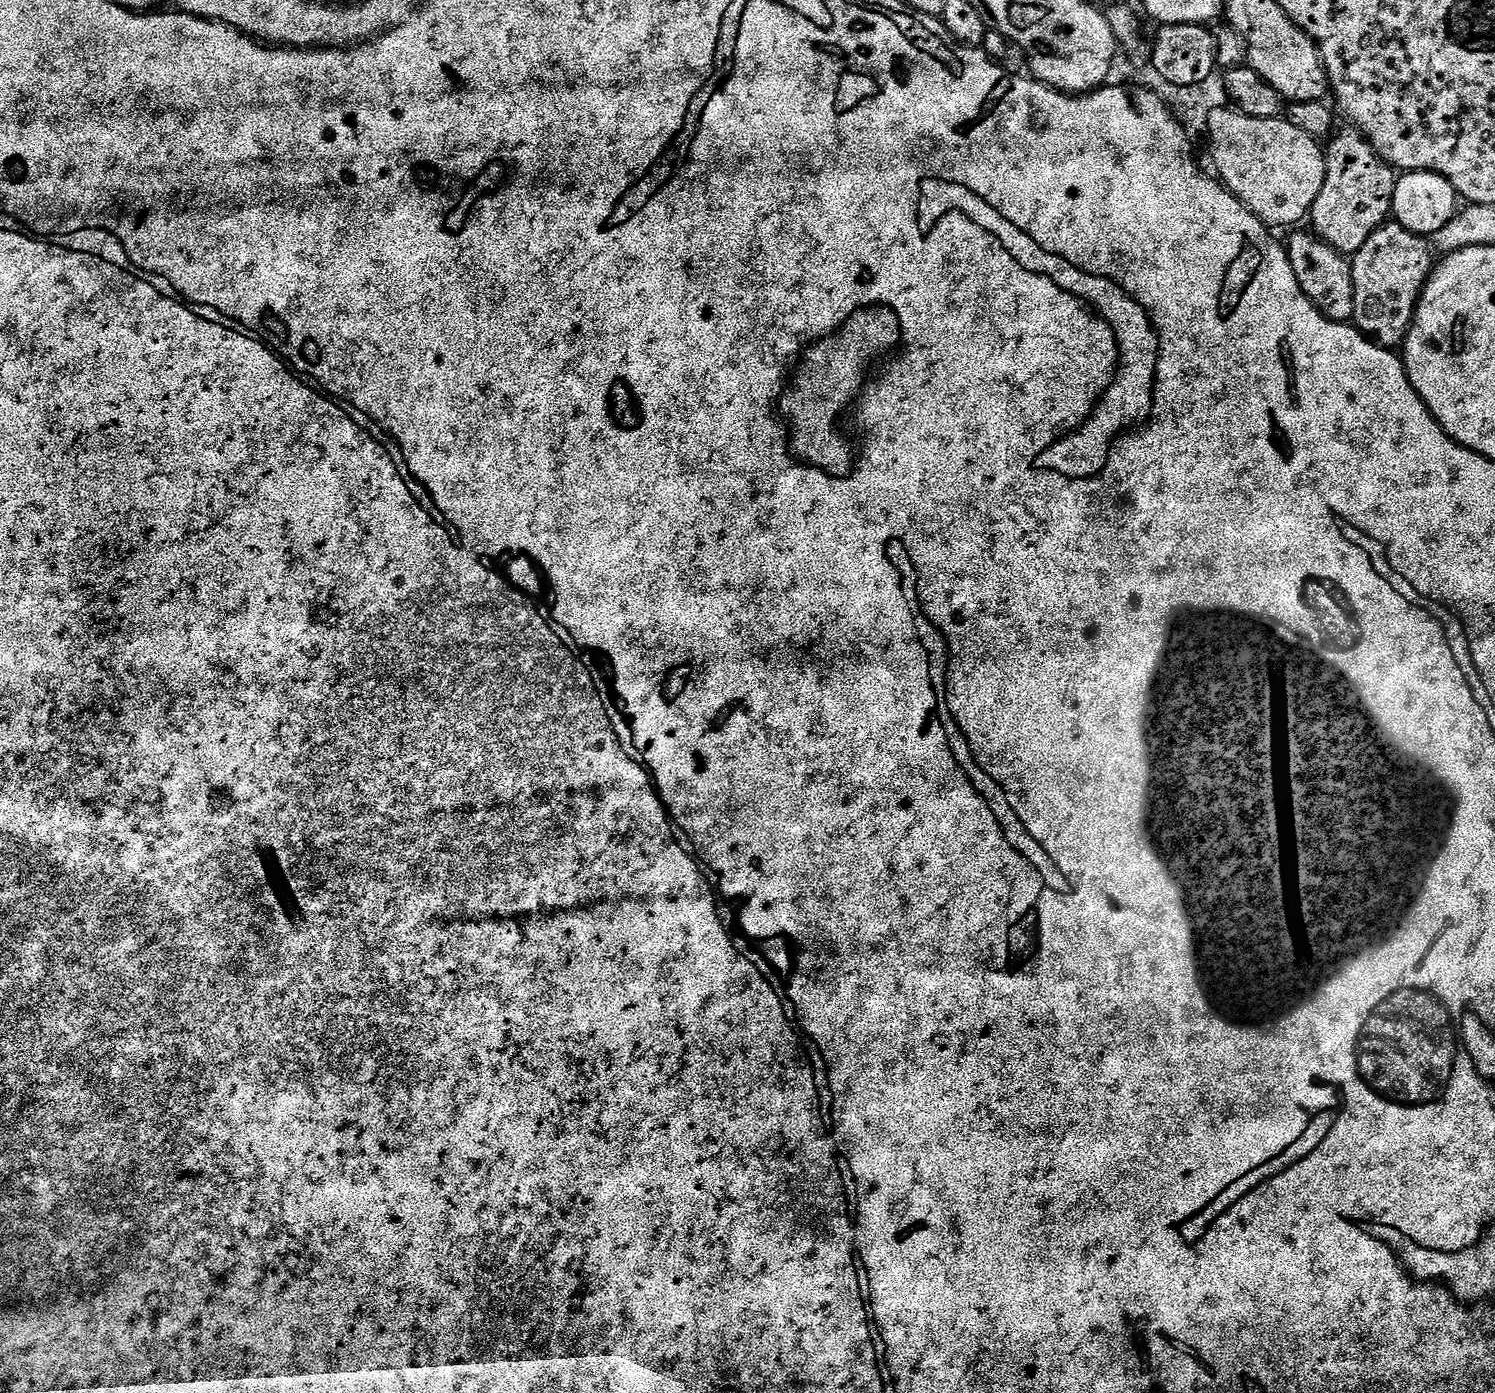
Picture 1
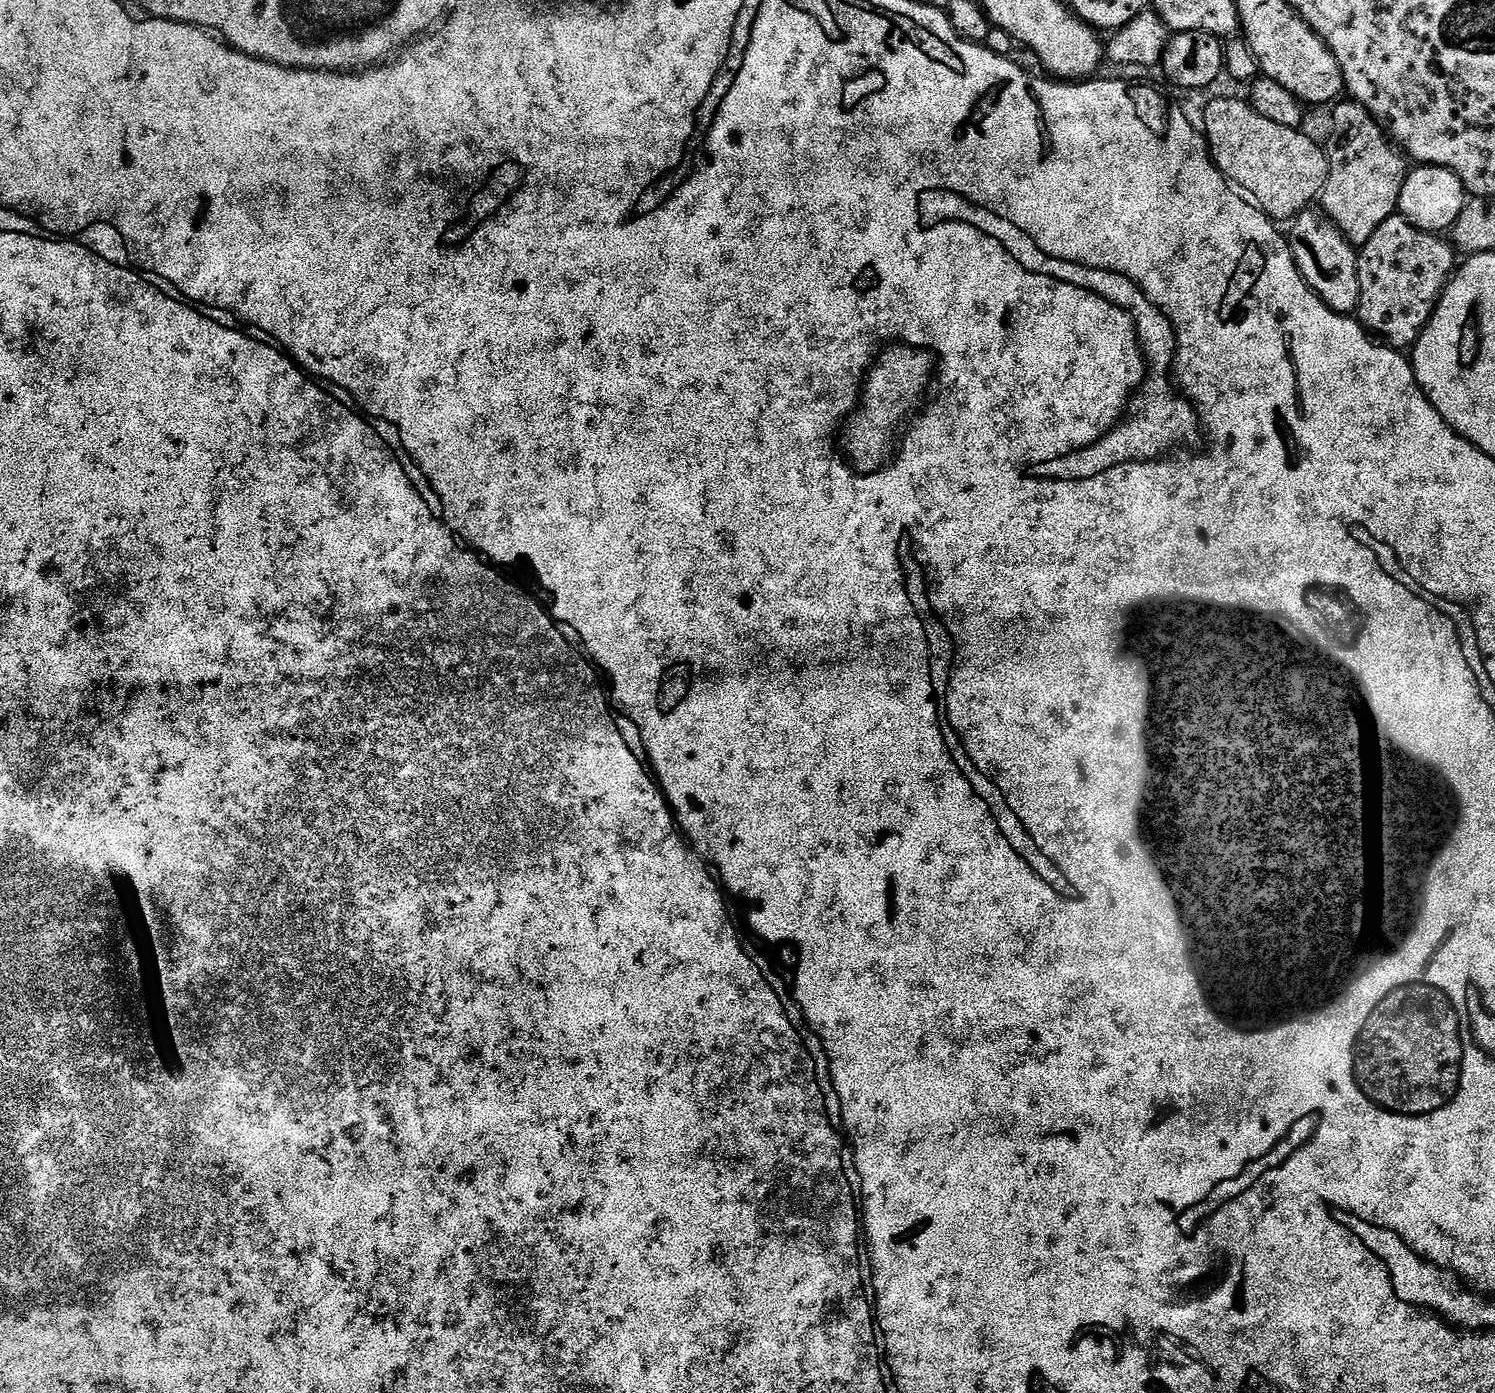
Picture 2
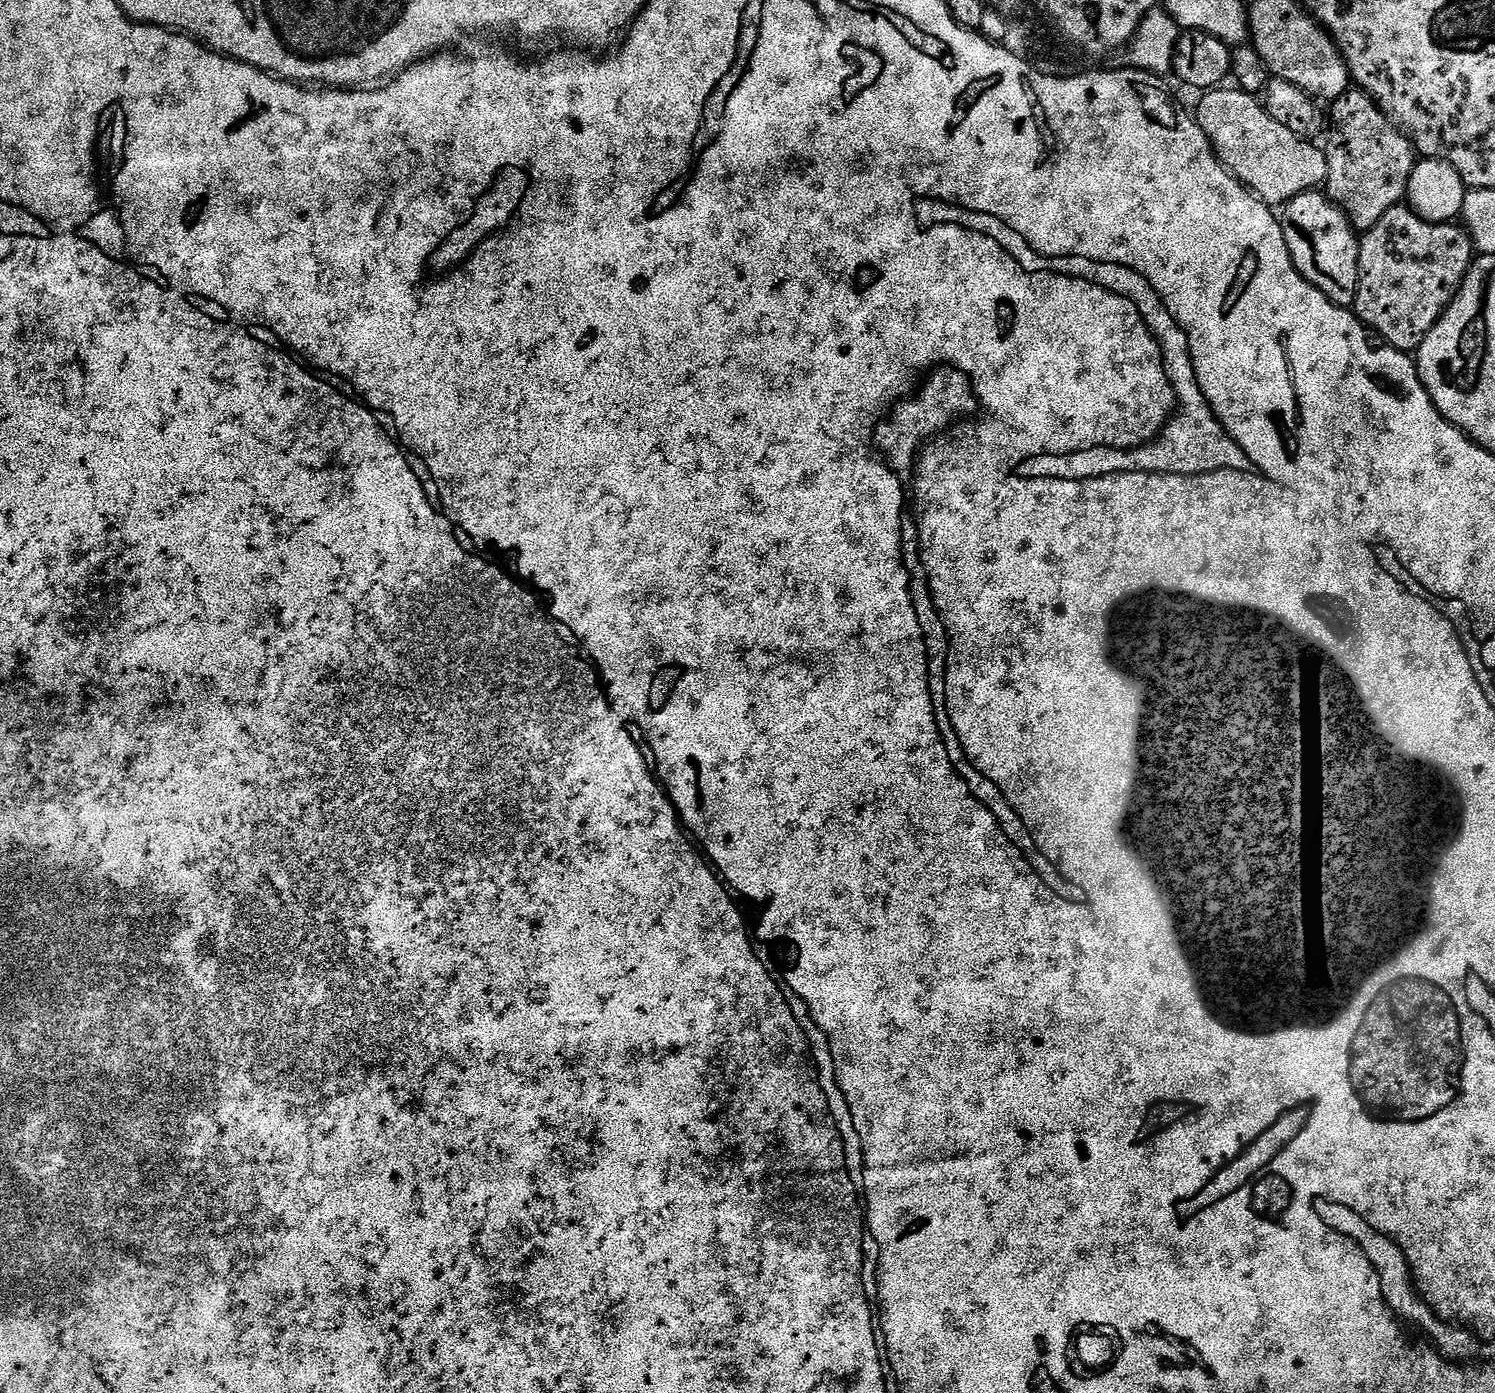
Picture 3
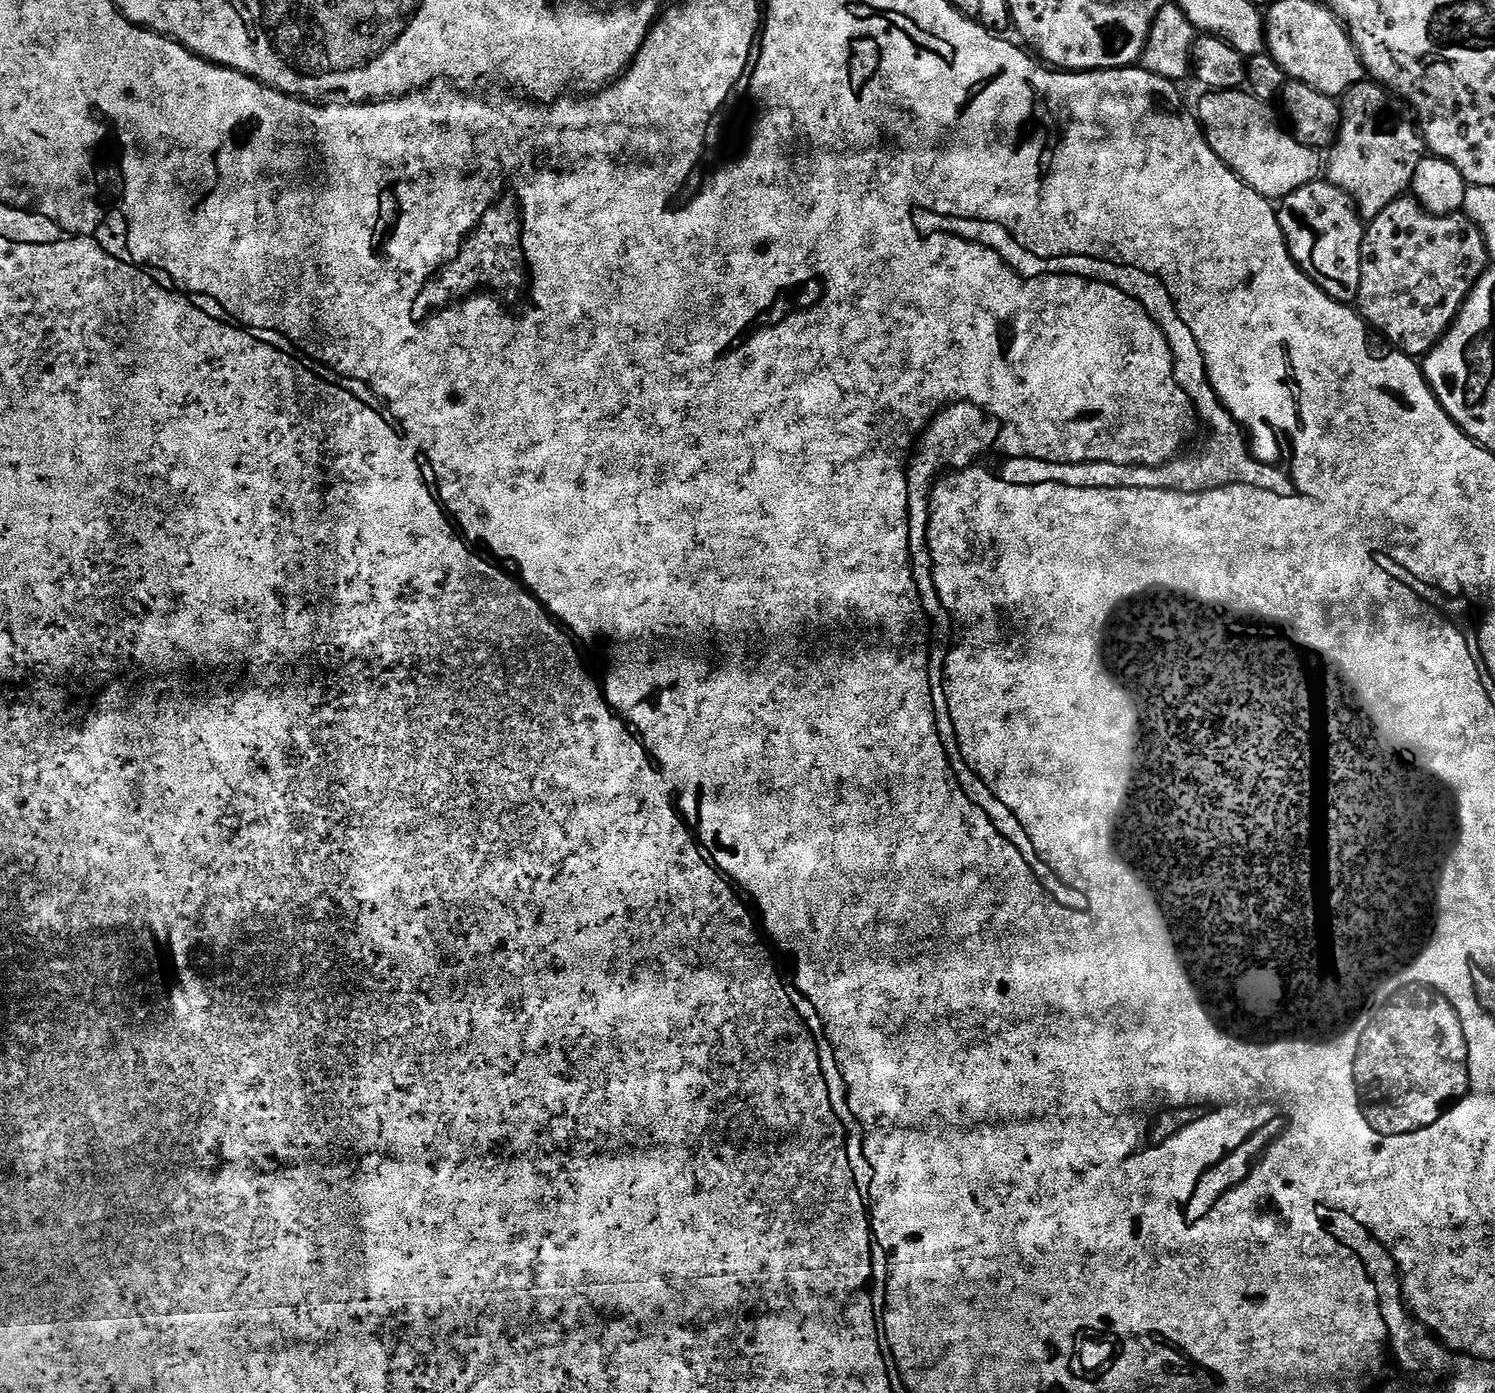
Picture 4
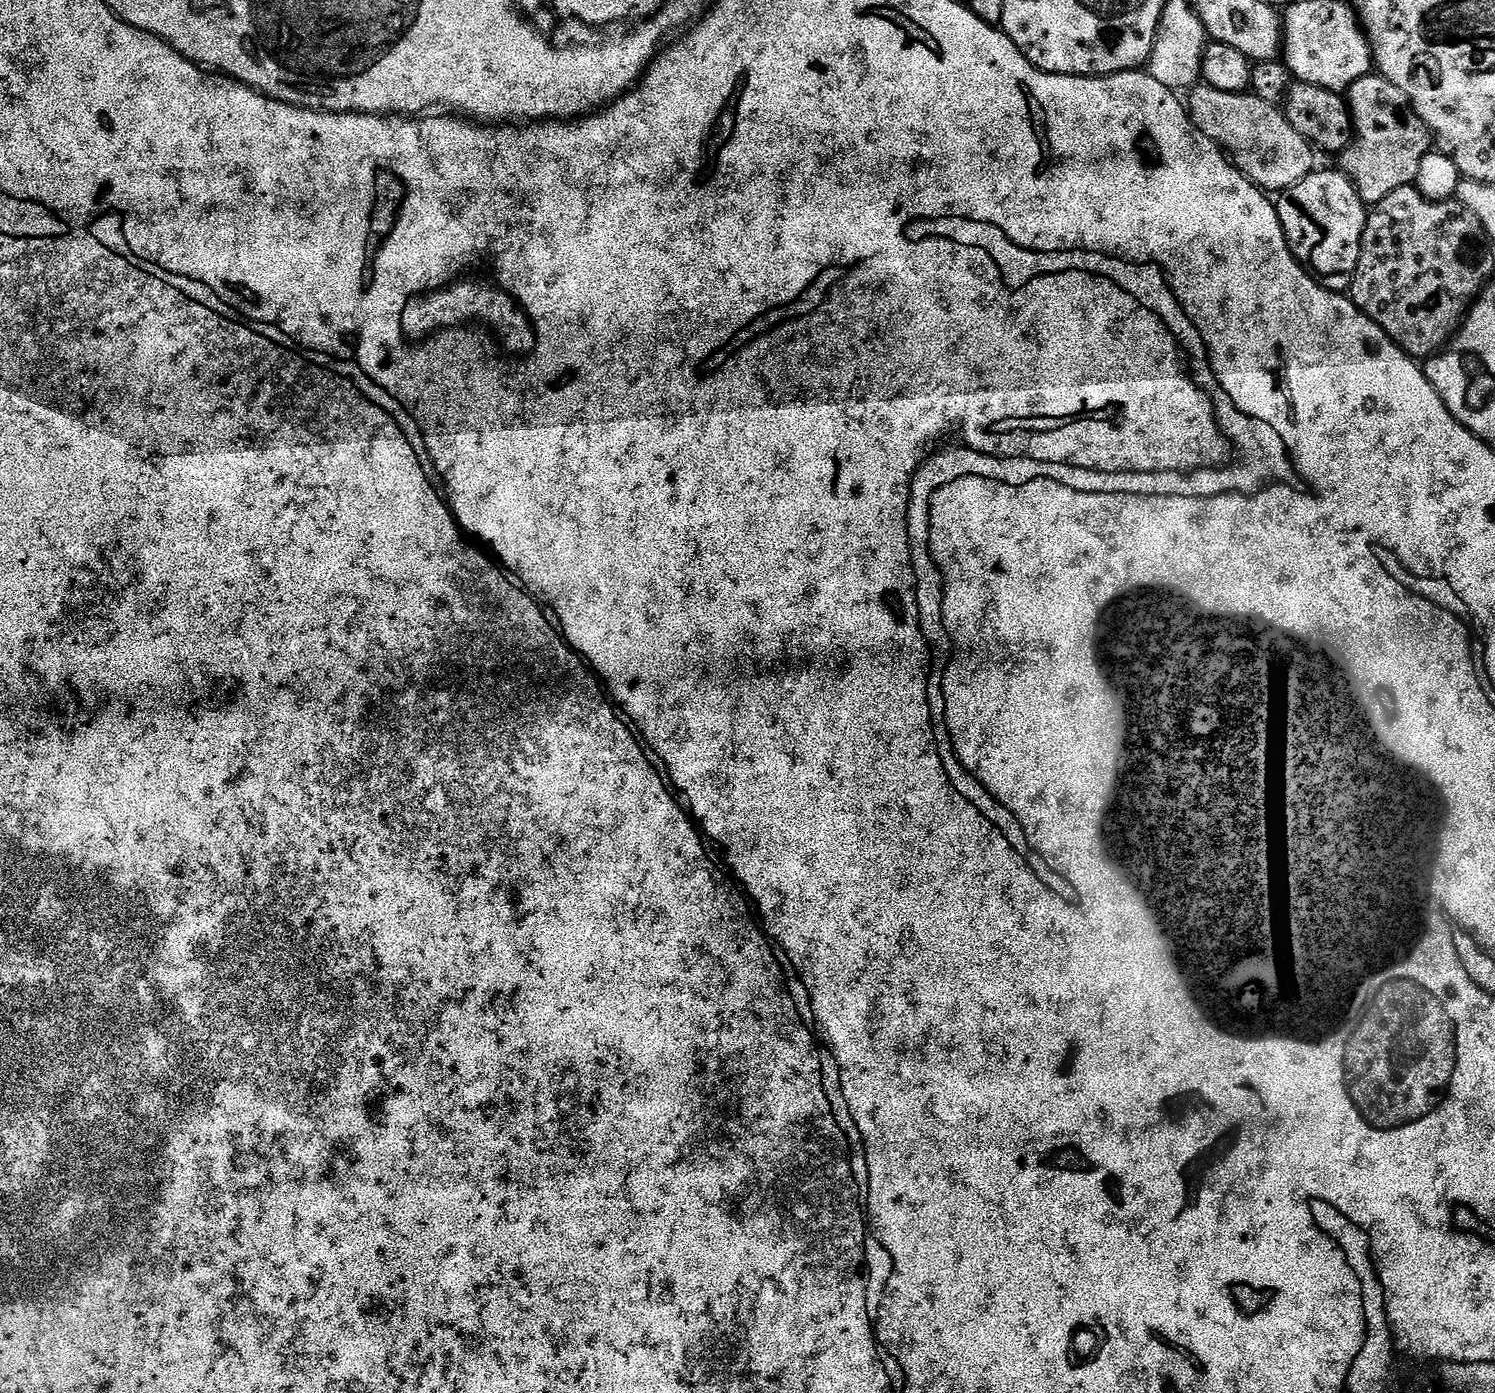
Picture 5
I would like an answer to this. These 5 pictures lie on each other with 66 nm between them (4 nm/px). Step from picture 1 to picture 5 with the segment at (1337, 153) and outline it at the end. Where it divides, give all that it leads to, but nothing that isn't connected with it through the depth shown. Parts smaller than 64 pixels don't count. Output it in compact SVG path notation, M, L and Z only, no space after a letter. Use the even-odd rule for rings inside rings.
M1369 74L1358 78L1346 90L1352 109L1354 135L1352 143L1339 153L1339 167L1350 177L1369 206L1379 206L1382 198L1394 190L1415 185L1422 160L1434 148L1434 137L1428 124L1410 103L1401 85L1387 76Z

